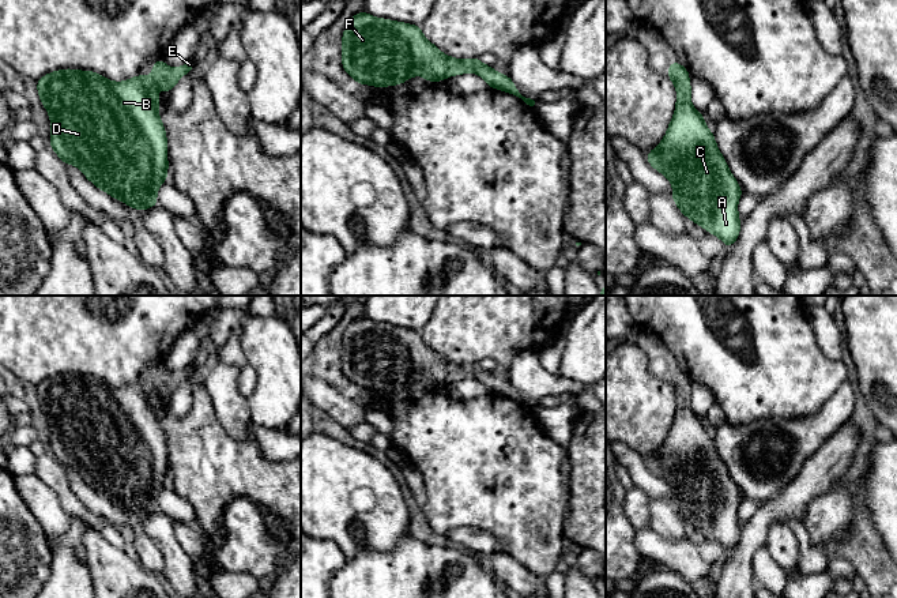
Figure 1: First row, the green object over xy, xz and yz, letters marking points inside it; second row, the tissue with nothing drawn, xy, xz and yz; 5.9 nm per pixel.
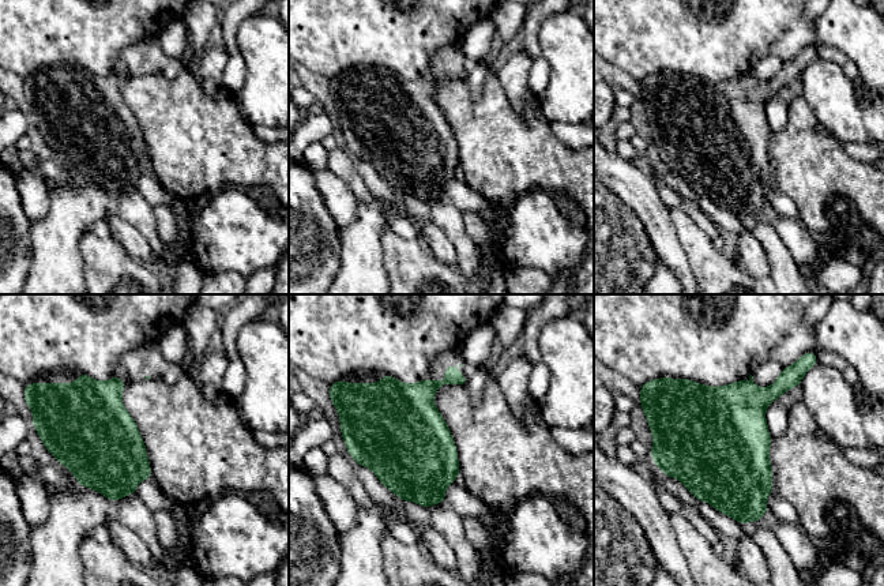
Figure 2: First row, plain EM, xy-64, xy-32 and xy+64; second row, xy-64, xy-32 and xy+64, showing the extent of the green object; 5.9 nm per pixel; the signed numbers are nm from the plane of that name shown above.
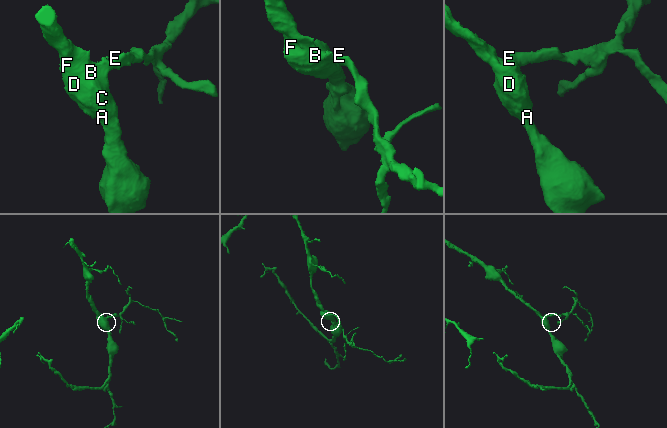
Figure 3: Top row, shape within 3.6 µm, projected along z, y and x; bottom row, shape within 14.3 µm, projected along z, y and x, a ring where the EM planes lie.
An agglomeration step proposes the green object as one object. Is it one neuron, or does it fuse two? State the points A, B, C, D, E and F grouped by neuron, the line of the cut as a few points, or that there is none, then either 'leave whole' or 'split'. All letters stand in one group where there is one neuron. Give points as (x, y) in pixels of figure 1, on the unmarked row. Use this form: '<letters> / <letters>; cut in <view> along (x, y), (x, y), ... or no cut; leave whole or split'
A B C D E F; no cut; leave whole

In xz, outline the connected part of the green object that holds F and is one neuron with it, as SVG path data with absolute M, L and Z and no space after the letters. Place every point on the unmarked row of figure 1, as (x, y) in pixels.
M363 315L355 319L344 332L342 341L342 371L357 388L373 392L392 392L419 380L427 387L441 387L449 381L472 377L478 379L489 392L513 399L529 411L535 410L534 405L525 403L519 398L508 380L502 380L493 372L483 369L479 362L459 365L446 361L423 341L421 331L376 323Z

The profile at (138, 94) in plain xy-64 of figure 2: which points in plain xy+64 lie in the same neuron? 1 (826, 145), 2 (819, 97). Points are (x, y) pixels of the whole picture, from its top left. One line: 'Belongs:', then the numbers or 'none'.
Belongs: 1

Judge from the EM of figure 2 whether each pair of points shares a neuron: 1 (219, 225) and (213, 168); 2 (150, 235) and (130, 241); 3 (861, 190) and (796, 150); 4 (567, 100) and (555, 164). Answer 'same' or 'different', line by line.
1: different
2: different
3: same
4: different

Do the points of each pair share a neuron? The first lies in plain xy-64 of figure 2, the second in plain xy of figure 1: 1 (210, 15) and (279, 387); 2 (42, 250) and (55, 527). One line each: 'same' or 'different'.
1: same
2: different

